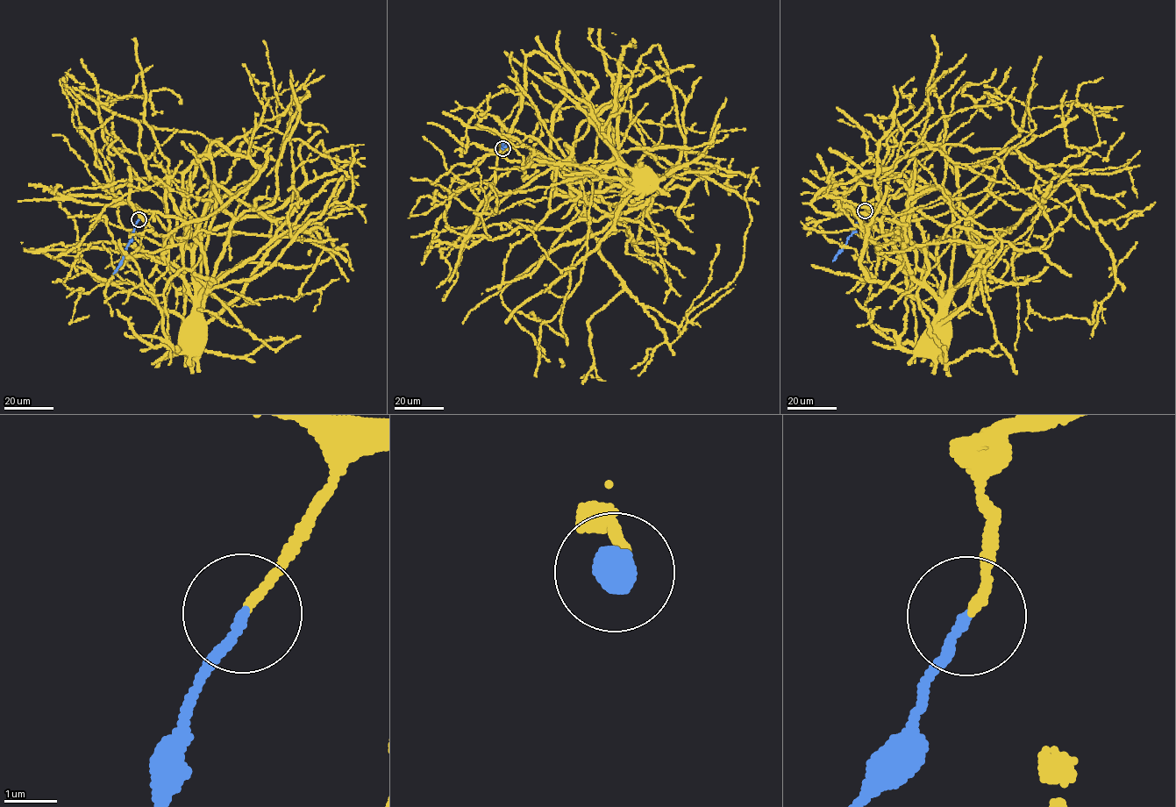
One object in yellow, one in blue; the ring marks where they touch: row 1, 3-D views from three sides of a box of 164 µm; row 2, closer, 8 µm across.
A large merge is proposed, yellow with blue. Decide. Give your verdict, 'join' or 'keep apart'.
join

